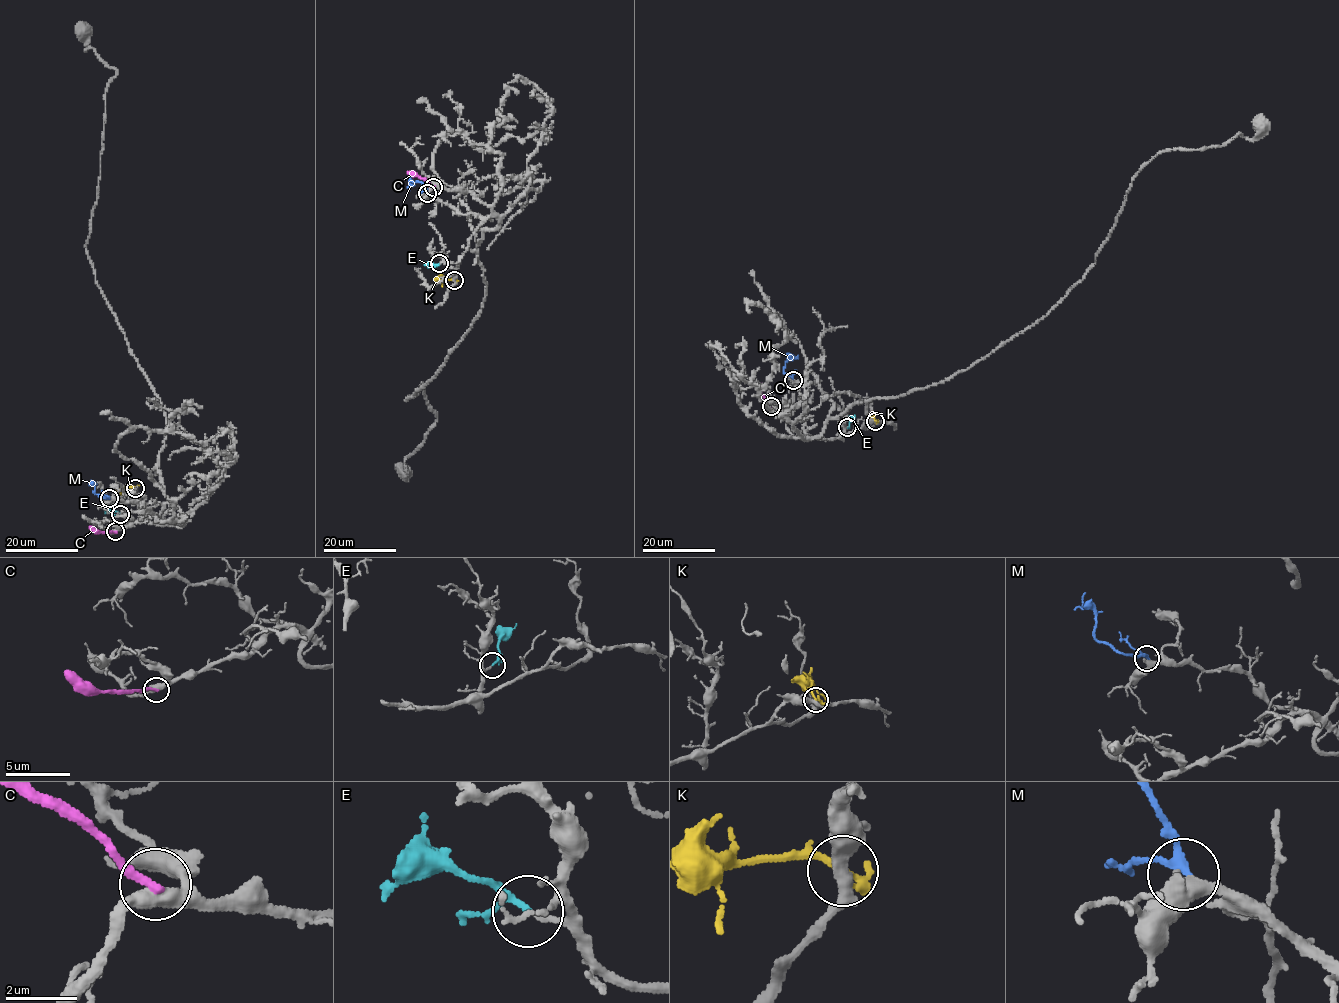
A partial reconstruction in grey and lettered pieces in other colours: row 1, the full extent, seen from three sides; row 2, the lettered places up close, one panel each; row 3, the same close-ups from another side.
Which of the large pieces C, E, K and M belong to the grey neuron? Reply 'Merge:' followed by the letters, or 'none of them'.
Merge: E, M

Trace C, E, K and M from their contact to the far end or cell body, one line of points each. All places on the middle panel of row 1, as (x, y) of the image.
C: (433, 186), (408, 172)
E: (439, 263), (424, 265)
K: (454, 281), (434, 279)
M: (427, 193), (418, 181), (412, 181), (409, 189)

